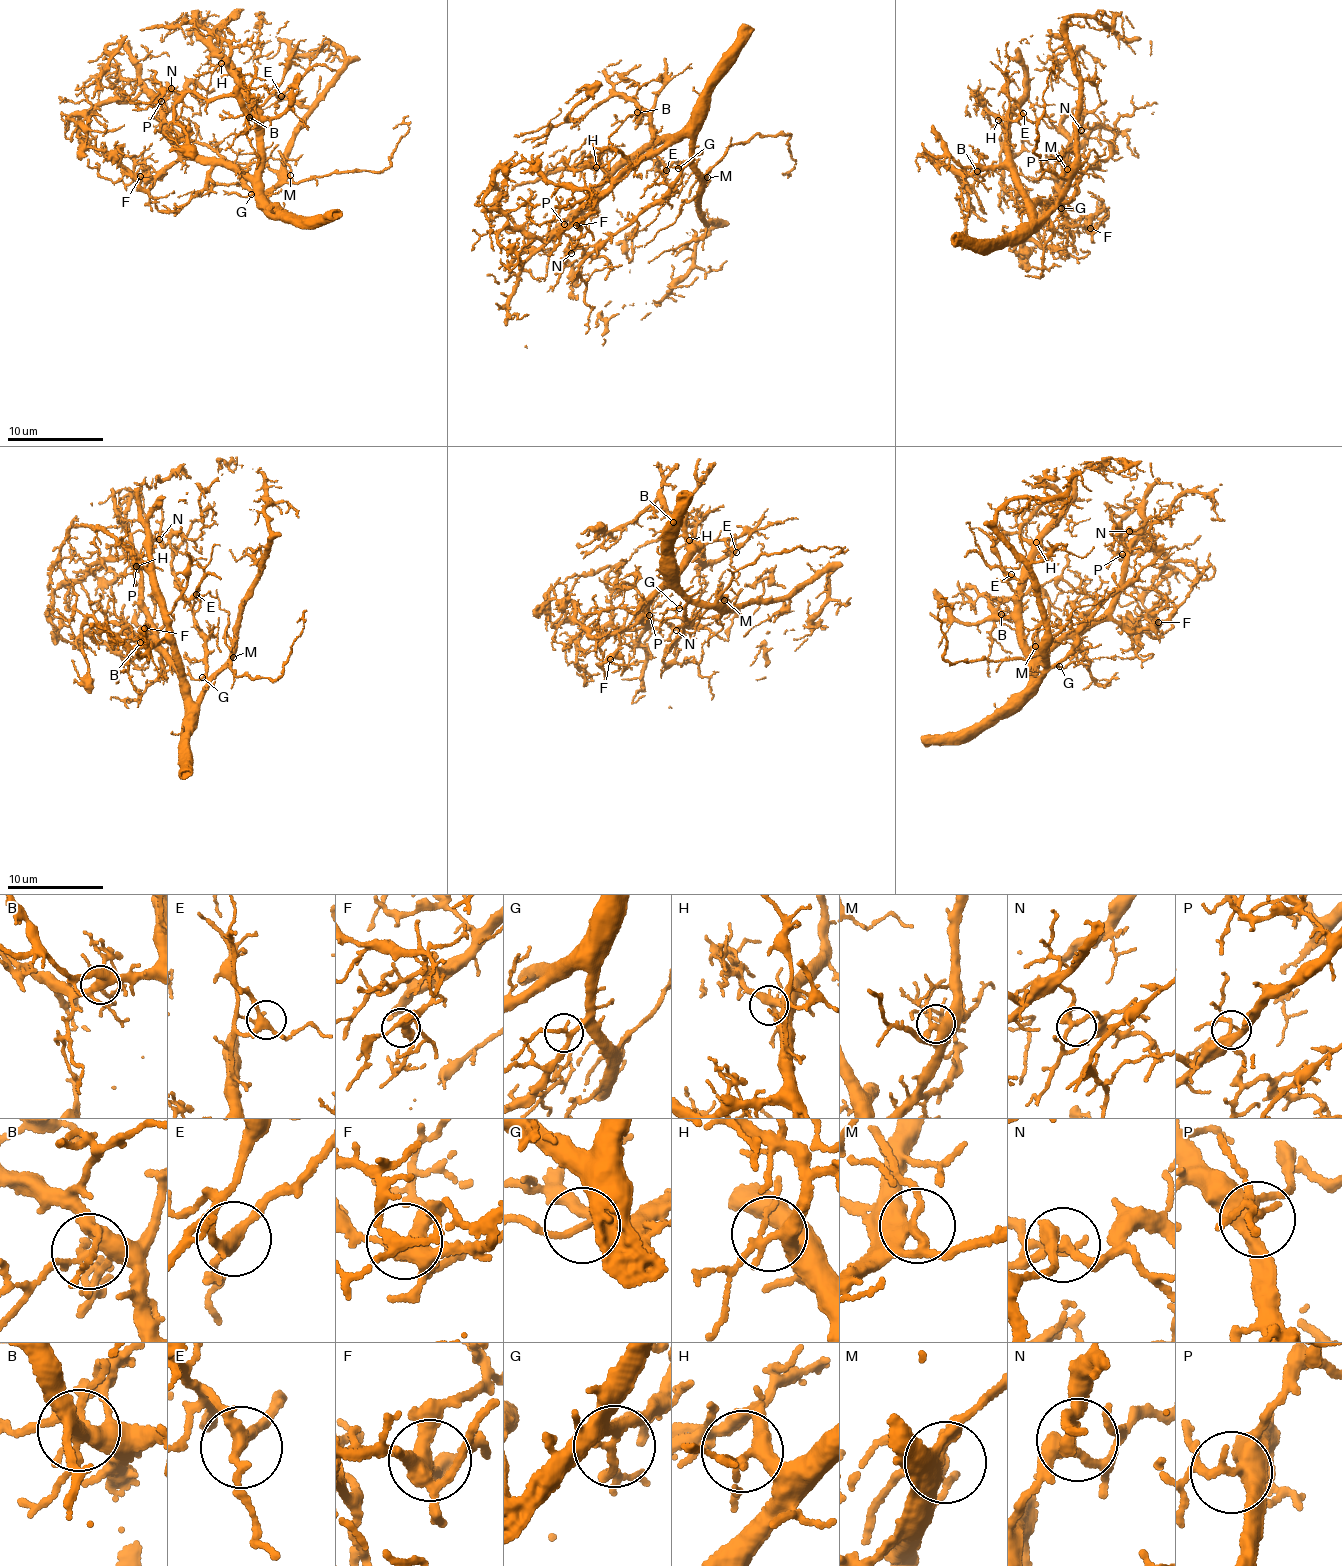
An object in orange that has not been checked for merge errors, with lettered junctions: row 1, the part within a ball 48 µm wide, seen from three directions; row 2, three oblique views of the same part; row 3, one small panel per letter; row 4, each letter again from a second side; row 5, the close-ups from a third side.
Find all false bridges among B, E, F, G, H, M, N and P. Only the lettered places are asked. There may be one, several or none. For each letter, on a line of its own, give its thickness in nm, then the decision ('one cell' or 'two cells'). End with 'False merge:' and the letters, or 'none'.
B: 360 nm | one cell
E: 260 nm | one cell
F: 340 nm | one cell
G: 200 nm | one cell
H: 300 nm | one cell
M: 320 nm | one cell
N: 280 nm | one cell
P: 320 nm | one cell
False merge: none

